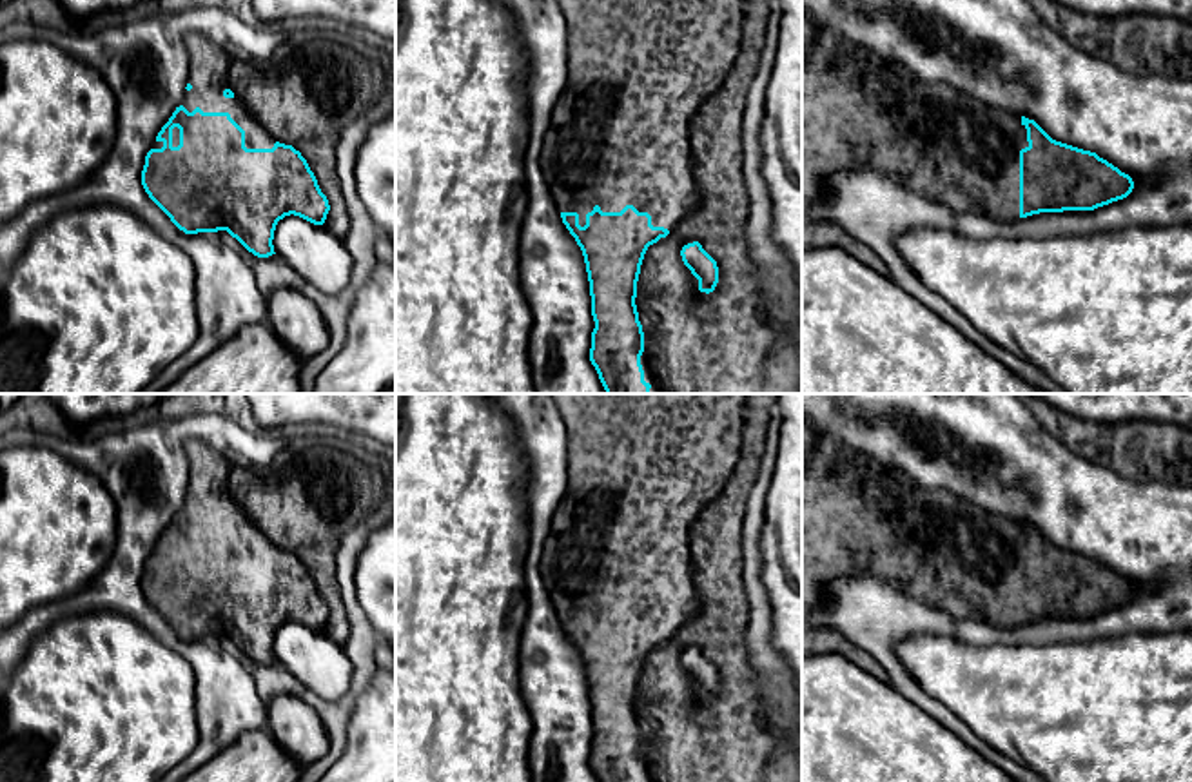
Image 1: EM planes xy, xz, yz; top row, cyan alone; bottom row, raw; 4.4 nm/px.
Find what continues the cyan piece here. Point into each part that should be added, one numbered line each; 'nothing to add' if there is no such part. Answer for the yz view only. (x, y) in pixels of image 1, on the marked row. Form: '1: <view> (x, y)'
1: yz (857, 111)

